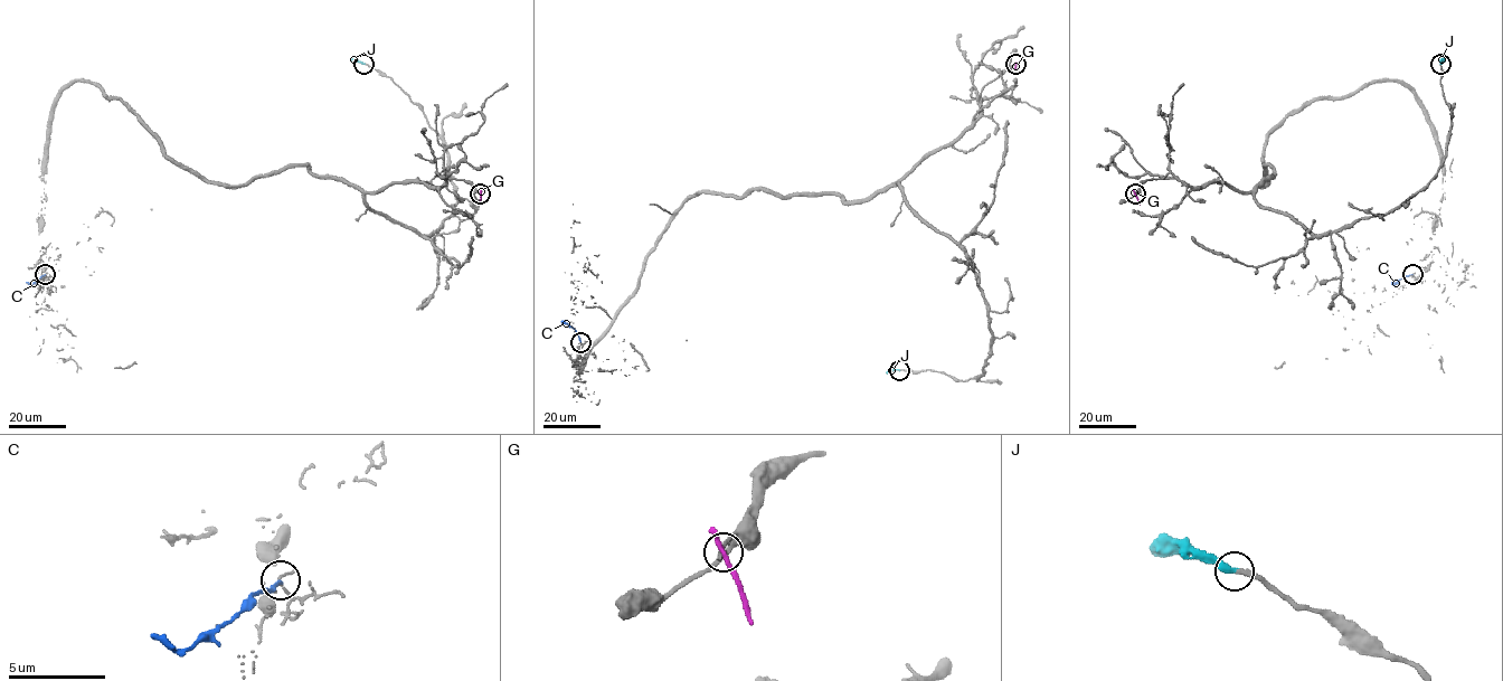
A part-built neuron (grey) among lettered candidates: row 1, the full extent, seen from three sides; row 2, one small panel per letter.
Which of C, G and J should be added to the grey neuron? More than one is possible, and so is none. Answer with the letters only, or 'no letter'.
J

